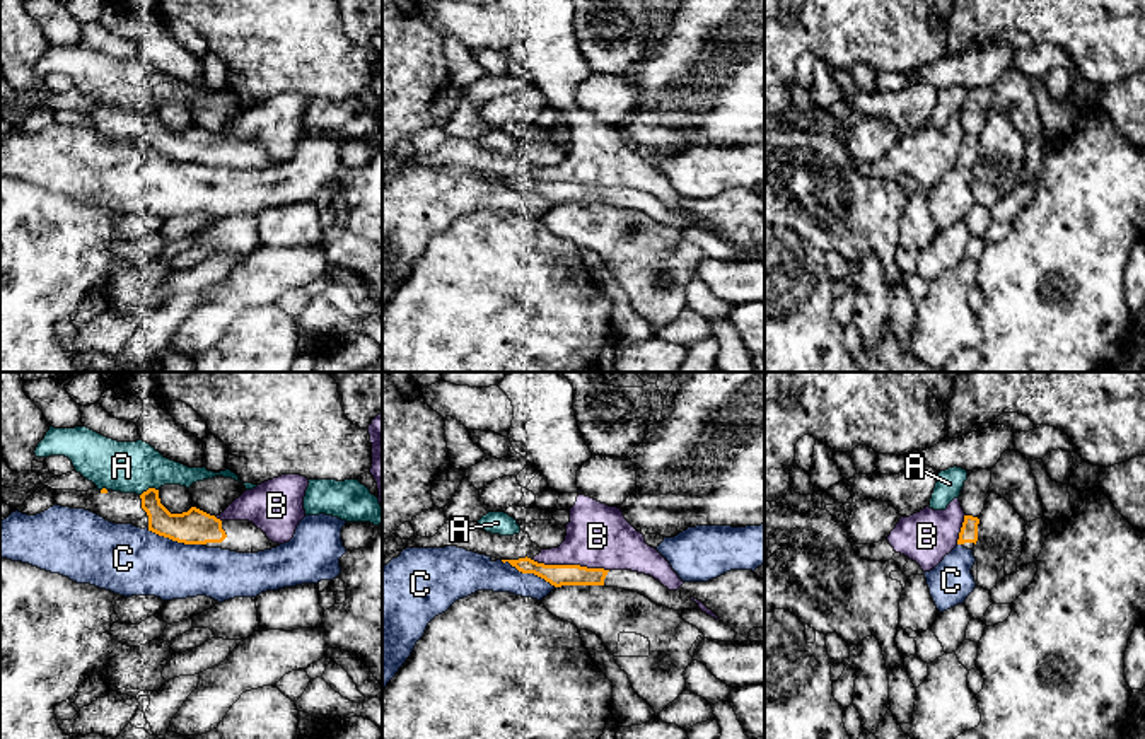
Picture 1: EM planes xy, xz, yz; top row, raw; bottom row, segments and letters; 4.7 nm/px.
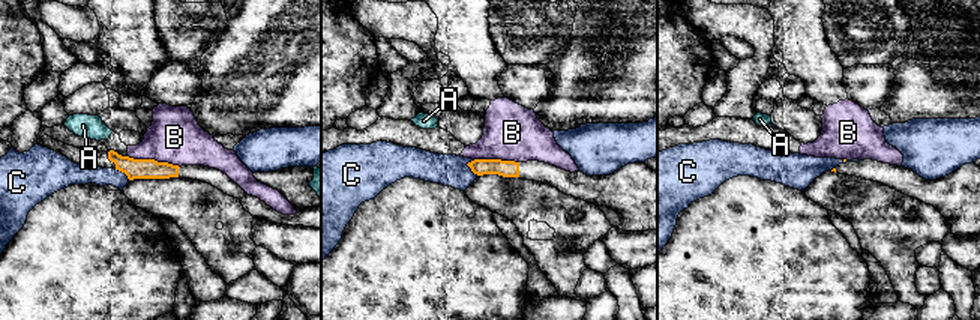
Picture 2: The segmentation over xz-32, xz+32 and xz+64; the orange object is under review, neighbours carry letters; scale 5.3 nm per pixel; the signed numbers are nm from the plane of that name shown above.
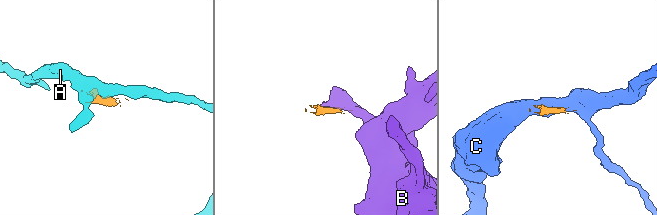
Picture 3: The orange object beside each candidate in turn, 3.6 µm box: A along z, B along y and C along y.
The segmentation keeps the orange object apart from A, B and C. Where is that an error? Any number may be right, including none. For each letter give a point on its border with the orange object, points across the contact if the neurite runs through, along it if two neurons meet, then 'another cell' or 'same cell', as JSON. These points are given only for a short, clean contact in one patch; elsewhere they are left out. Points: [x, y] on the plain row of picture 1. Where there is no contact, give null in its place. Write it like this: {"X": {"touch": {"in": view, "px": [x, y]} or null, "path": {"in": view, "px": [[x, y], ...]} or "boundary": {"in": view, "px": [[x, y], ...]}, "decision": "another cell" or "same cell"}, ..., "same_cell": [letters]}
{"A": {"touch": {"in": "xy", "px": [149, 106]}, "decision": "another cell"}, "B": {"touch": {"in": "xz", "px": [570, 183]}, "boundary": {"in": "xz", "px": [[533, 176], [543, 181], [579, 181], [608, 188]]}, "decision": "another cell"}, "C": {"touch": {"in": "xy", "px": [174, 157]}, "decision": "another cell"}, "same_cell": []}

